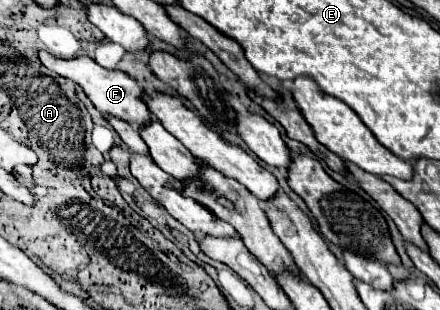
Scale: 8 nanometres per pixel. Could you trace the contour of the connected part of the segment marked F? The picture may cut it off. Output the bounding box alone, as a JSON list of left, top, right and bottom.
[39,50,151,154]

